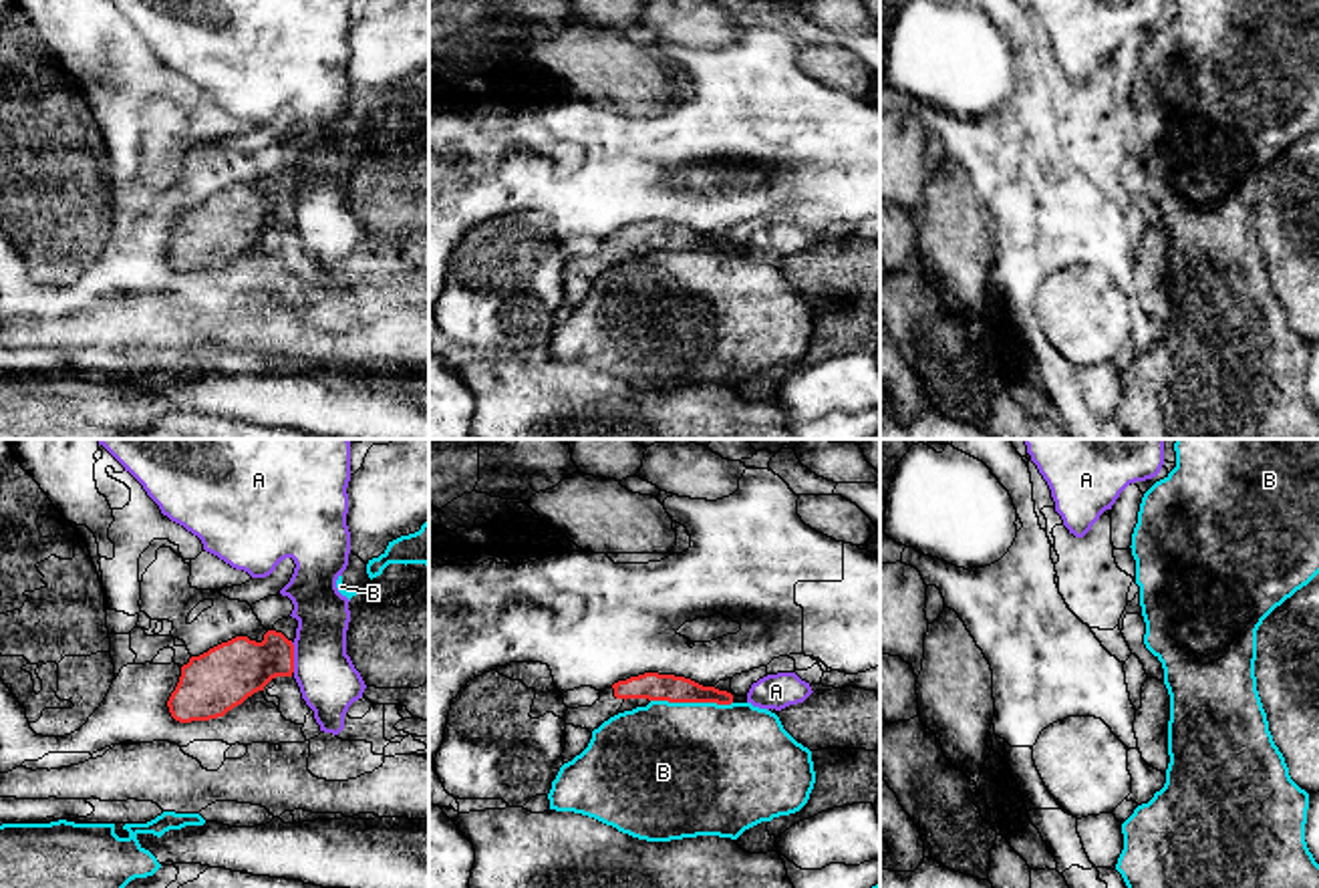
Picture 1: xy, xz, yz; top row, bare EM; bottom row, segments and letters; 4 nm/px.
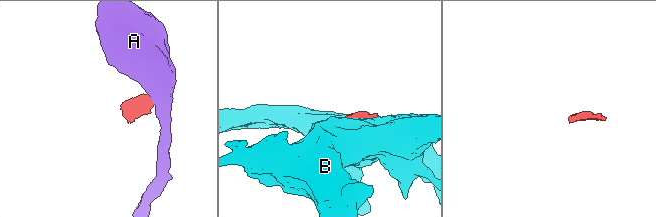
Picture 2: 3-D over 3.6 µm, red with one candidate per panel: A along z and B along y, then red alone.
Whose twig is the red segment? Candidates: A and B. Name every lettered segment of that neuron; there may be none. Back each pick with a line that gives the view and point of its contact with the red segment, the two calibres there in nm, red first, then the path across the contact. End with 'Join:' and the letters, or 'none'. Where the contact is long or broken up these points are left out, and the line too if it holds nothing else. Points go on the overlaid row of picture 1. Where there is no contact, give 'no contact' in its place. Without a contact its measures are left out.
Join: none

